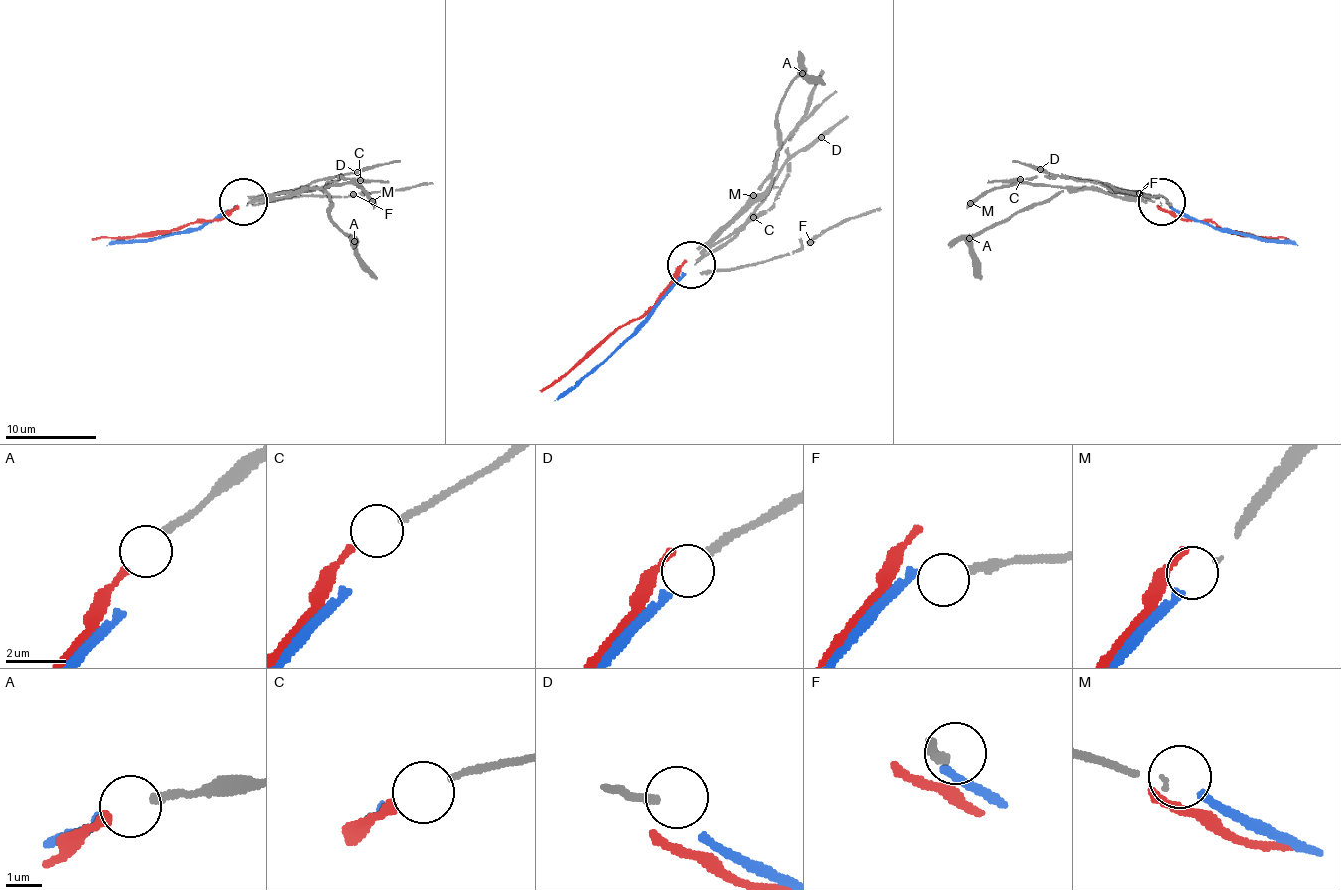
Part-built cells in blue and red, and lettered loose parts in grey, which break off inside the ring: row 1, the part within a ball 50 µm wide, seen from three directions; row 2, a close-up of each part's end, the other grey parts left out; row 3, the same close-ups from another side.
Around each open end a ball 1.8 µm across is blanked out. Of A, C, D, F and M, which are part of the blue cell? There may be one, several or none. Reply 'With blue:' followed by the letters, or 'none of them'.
With blue: M

